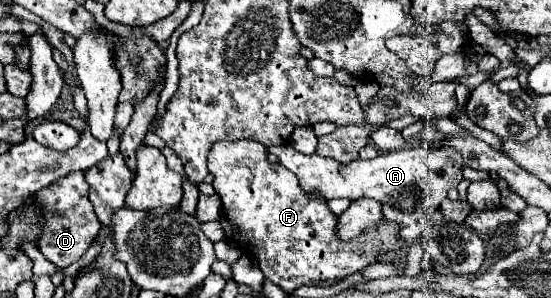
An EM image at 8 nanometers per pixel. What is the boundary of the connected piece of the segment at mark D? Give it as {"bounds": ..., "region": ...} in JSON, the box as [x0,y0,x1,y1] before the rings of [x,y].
{"bounds":[34,171,100,269],"region":[[[76,171],[76,173],[70,173],[62,179],[58,179],[50,187],[38,191],[34,195],[34,201],[46,211],[60,213],[58,217],[50,217],[42,225],[42,239],[38,241],[40,253],[48,261],[52,261],[58,269],[64,269],[64,267],[76,263],[88,251],[88,247],[92,245],[92,241],[96,239],[96,235],[100,231],[98,217],[94,215],[92,203],[88,201],[88,183],[84,181],[84,173]]]}

